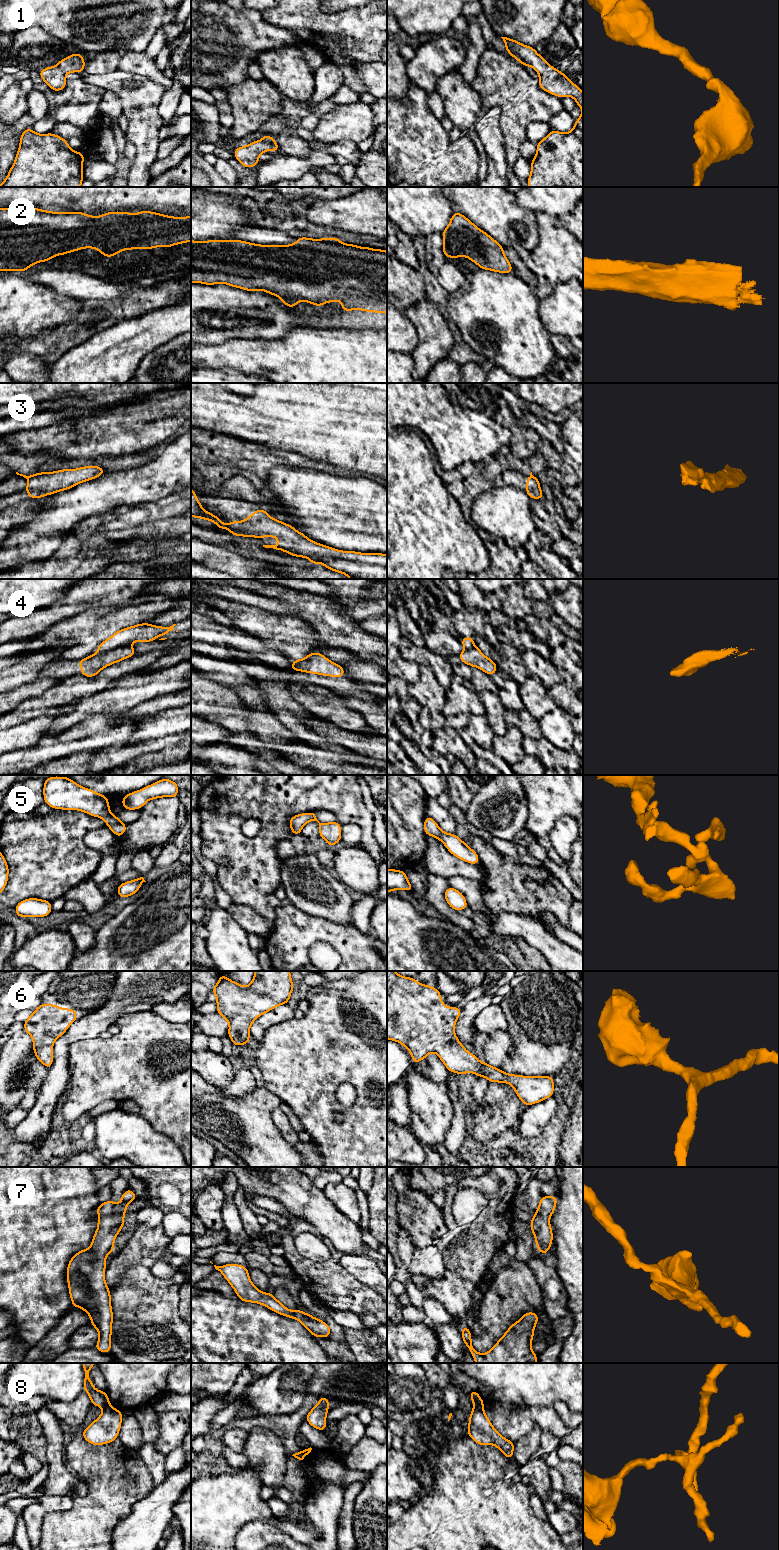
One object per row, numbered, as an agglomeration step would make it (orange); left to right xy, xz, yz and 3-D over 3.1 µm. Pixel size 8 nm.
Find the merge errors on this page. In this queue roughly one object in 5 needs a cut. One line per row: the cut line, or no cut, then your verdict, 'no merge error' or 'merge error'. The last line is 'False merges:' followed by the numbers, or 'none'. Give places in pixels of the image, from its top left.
1: no cut | no merge error
2: no cut | no merge error
3: xz (225, 525), (226, 528) | merge error
4: xy (130, 642), (98, 651) | merge error
5: no cut | no merge error
6: no cut | no merge error
7: no cut | no merge error
8: yz (474, 1405), (482, 1408) | merge error
False merges: 3, 4, 8

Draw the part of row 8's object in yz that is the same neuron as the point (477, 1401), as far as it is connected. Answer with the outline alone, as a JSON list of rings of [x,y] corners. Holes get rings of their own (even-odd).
[[[471,1390],[470,1393],[470,1398],[473,1402],[473,1405],[475,1407],[480,1407],[483,1408],[484,1407],[484,1401],[483,1399],[479,1396],[478,1392],[476,1390]]]

